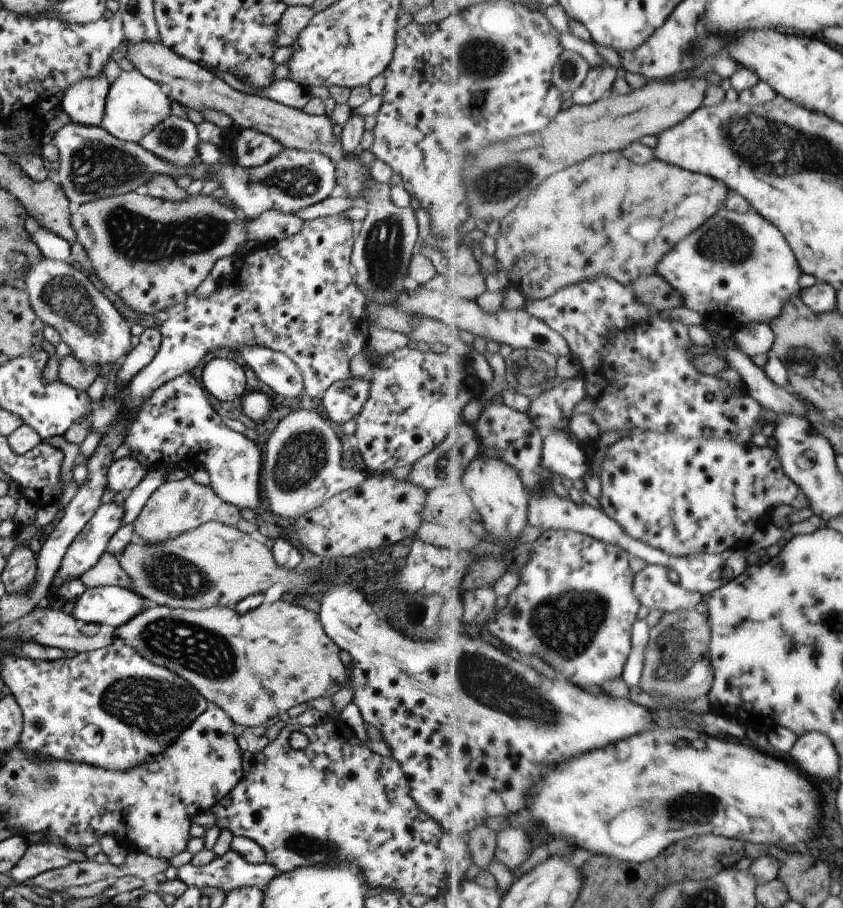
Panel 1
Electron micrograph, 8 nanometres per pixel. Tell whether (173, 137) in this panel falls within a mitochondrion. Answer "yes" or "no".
yes

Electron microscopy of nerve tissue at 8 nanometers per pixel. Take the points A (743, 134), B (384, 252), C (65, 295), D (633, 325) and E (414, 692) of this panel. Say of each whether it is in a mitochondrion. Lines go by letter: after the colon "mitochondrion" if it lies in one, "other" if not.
A: mitochondrion
B: mitochondrion
C: mitochondrion
D: other
E: other

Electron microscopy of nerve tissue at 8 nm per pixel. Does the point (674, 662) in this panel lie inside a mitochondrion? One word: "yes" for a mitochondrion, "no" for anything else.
yes

